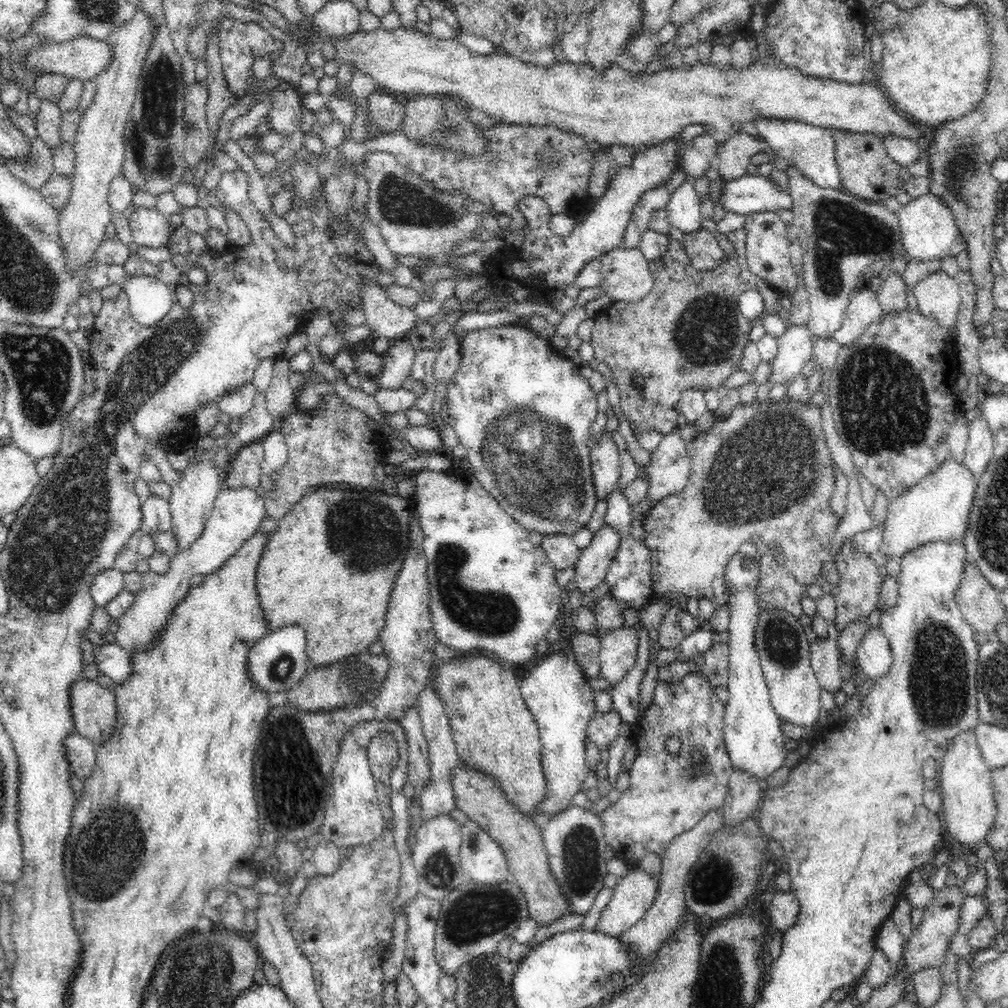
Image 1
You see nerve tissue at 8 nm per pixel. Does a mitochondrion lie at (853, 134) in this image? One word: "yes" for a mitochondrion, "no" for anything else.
no

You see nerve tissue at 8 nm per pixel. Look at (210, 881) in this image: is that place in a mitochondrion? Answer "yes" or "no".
no

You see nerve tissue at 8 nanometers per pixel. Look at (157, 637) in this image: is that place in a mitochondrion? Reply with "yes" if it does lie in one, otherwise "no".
no

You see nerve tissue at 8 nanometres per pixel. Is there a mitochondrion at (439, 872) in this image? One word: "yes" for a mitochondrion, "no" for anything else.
yes

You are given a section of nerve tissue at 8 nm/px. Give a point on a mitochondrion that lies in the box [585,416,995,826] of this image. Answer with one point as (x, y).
(940, 679)

